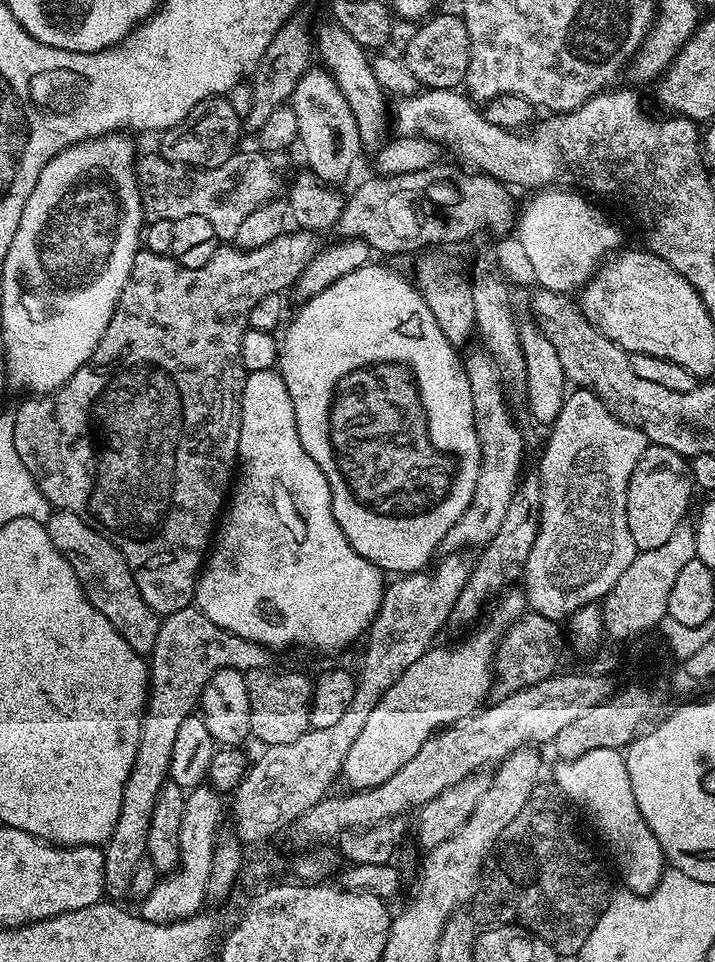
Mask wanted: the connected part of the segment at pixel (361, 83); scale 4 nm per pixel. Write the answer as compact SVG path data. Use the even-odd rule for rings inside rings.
M329 26L321 36L320 33L318 36L318 60L326 71L336 79L340 93L346 98L350 110L356 115L361 145L379 145L385 139L384 131L390 128L390 122L389 119L387 122L384 118L386 93L378 86L378 78L374 78L369 53L361 44L354 42L354 38L350 38L350 34L346 34L335 26Z

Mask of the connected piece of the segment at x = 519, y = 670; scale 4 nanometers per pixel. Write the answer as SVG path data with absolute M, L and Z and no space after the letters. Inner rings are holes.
M530 610L503 631L500 640L497 641L493 661L493 681L489 692L493 701L537 685L557 671L562 644L559 628L561 627L555 621Z

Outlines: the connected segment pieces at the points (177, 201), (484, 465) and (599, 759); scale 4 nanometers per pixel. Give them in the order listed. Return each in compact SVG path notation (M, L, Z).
M237 150L233 156L226 158L222 166L213 168L186 168L182 164L172 164L166 157L159 154L153 156L141 155L136 161L136 180L140 183L140 197L142 198L142 210L145 221L153 220L177 220L186 218L186 214L198 214L214 226L214 234L217 241L235 241L238 234L238 226L249 214L254 214L258 206L269 203L276 192L276 177L278 172L272 168L267 155L263 151L244 152Z
M483 350L472 352L469 356L465 355L462 363L466 370L466 378L470 382L470 394L474 406L474 430L478 430L478 442L480 443L480 469L478 470L478 484L474 486L474 496L470 498L470 506L466 506L462 518L458 518L458 522L454 522L454 526L450 526L450 530L443 540L443 551L448 554L468 550L464 548L479 549L481 546L488 544L490 538L494 538L494 534L498 534L498 526L502 526L502 521L506 518L510 498L514 494L516 485L522 479L520 462L524 456L524 438L520 434L520 428L516 425L515 418L512 417L511 410L508 409L509 397L504 391L504 383L500 377L500 367Z
M618 748L590 750L590 754L582 754L582 758L560 760L557 765L556 784L565 796L563 799L573 800L578 807L588 811L589 818L596 823L601 838L608 843L616 859L616 868L628 887L625 889L632 894L652 893L666 871L666 861L662 846L658 846L658 838L654 838L646 818L642 818L638 802L634 802L624 752Z

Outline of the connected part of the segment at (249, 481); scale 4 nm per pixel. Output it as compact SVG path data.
M276 368L247 373L242 381L238 450L240 451L238 475L235 477L234 487L230 492L230 503L227 505L226 515L215 533L214 543L207 553L196 581L195 607L199 608L202 614L206 614L206 618L210 618L210 622L214 622L214 626L222 626L222 630L230 630L242 638L250 638L250 642L258 642L269 650L288 648L291 644L301 644L302 647L313 648L316 652L336 652L339 648L354 643L359 636L361 639L367 633L368 627L372 625L377 610L380 609L380 600L384 596L386 580L380 569L374 567L366 558L362 558L362 554L358 554L354 550L354 546L350 546L346 534L342 534L342 526L338 526L332 513L332 499L330 498L330 486L326 482L326 474L322 474L322 470L318 470L314 458L310 458L310 454L306 454L306 450L298 438L294 402L290 402L290 390L286 390L286 382L280 377Z

